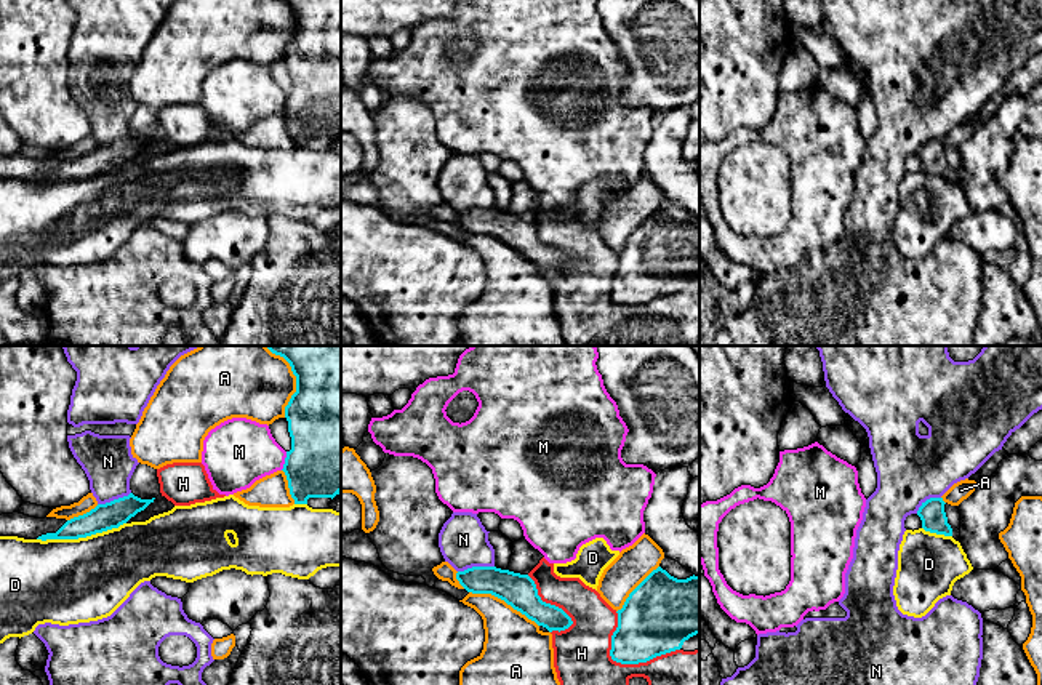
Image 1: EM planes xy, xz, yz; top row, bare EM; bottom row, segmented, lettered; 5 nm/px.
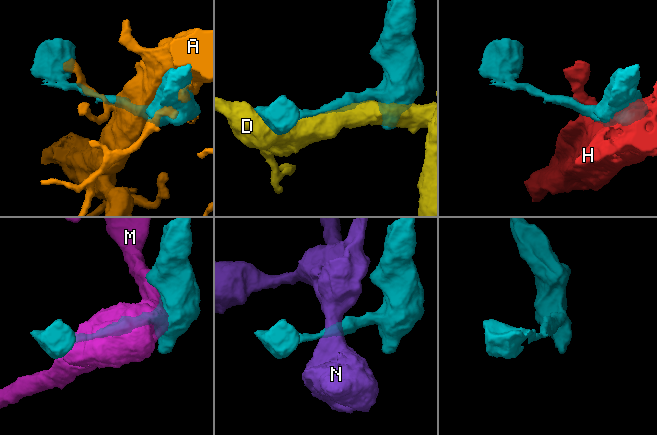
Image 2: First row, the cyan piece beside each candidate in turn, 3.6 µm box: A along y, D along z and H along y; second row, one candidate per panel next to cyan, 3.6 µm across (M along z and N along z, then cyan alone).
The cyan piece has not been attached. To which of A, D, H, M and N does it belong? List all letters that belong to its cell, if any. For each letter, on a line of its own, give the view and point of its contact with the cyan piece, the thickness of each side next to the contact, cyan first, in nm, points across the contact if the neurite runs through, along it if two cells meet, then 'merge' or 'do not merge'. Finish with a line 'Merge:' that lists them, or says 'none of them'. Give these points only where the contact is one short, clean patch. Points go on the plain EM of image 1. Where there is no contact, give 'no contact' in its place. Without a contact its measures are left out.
A: xz (504, 242) | 170/320 nm | do not merge
D: xy (80, 178) | 140/440 nm | do not merge
H: xz (623, 304) | 340/340 nm | do not merge
M: xy (285, 103) | 440/340 nm | do not merge
N: xz (476, 208) | 170/240 nm | along xz (493, 207), (472, 207), (458, 213) | do not merge
Merge: none of them

